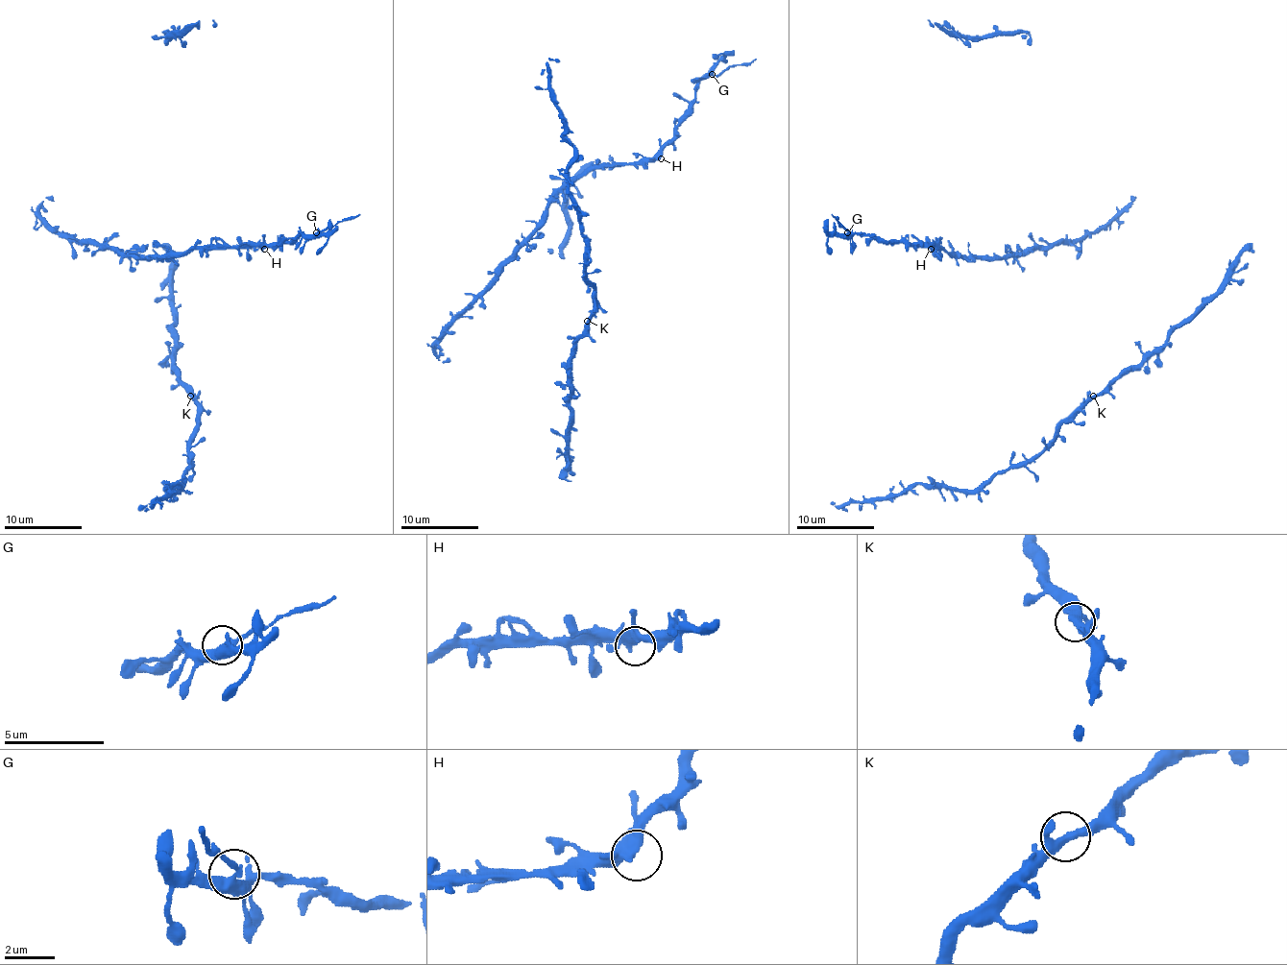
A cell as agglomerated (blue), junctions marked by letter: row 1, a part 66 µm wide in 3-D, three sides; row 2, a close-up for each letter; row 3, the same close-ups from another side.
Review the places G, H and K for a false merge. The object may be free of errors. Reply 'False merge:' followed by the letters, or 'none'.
False merge: G

